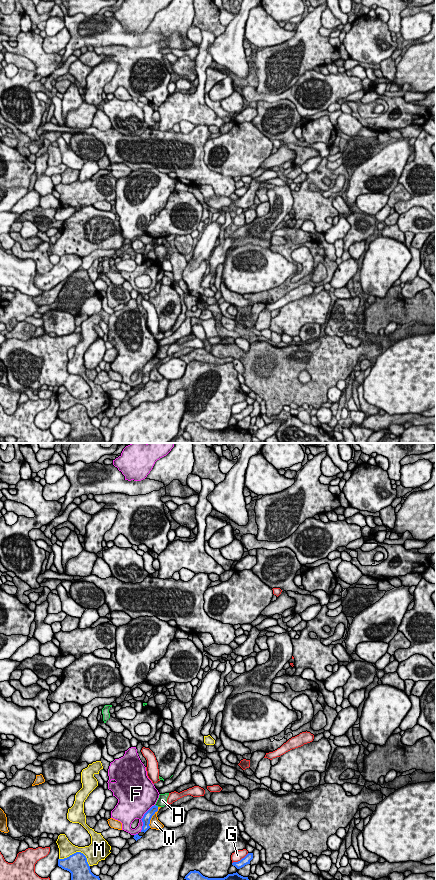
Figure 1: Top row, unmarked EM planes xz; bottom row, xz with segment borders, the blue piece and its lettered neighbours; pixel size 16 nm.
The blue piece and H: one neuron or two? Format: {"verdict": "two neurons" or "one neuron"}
{"verdict": "two neurons"}

